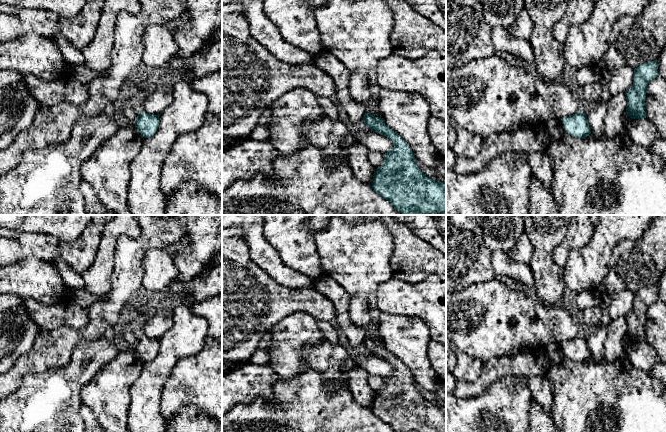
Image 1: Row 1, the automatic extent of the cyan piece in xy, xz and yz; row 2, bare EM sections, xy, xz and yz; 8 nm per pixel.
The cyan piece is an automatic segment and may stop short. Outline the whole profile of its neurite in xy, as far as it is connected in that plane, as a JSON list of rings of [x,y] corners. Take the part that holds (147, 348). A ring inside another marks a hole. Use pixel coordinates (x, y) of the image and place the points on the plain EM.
[[[140,336],[135,347],[135,351],[144,362],[149,362],[156,357],[159,348],[159,339],[151,339],[145,336]]]

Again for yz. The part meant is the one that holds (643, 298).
[[[658,286],[643,287],[634,293],[633,309],[626,316],[626,337],[631,343],[646,342],[645,322],[647,311],[651,304],[659,299]]]

